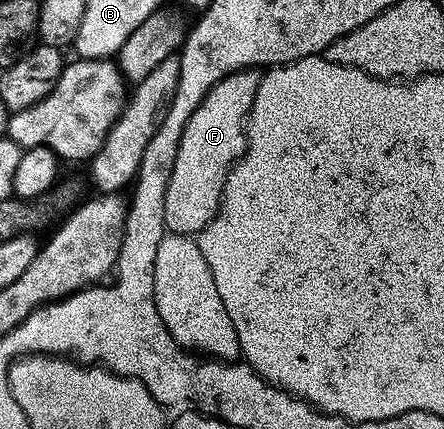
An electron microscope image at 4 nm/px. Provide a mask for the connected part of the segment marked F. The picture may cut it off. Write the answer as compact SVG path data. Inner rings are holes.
M245 68L220 79L188 118L164 198L164 221L169 233L194 236L217 215L226 177L248 147L246 125L262 74L260 68Z

